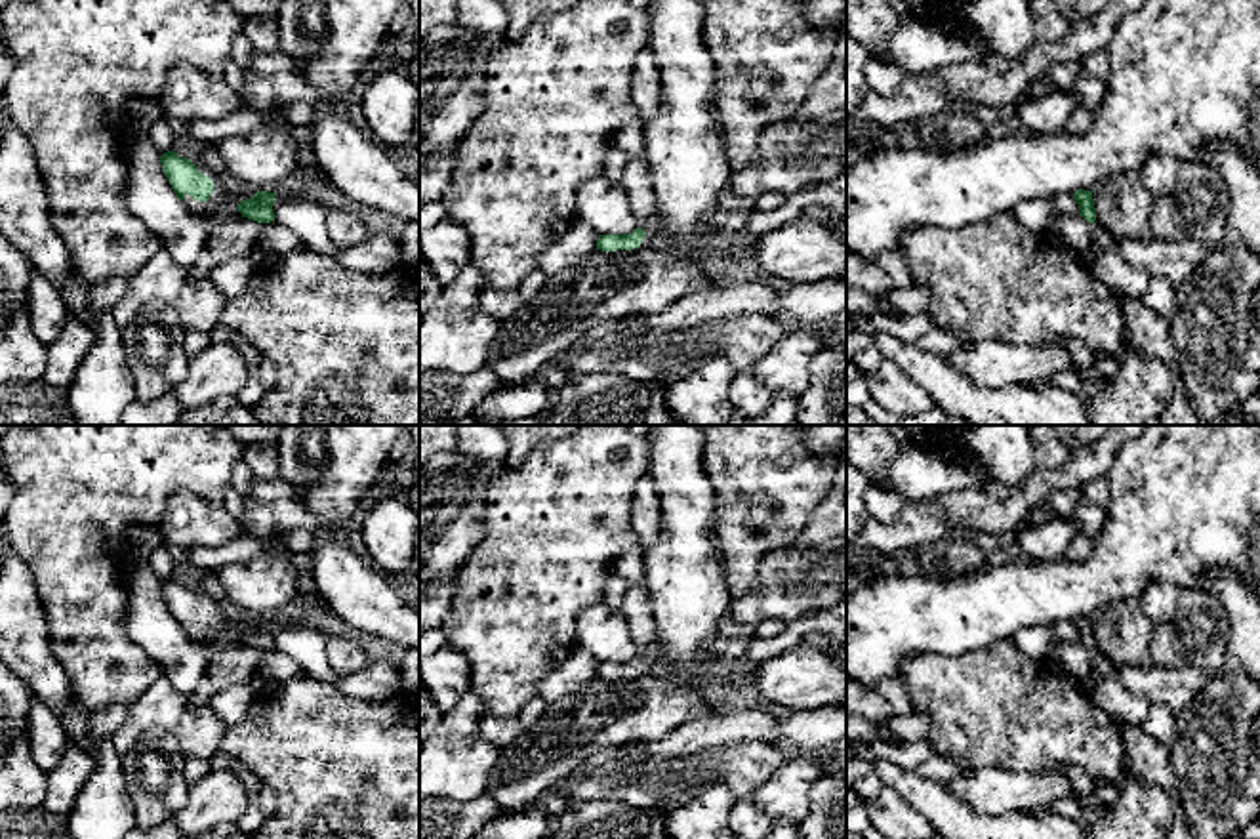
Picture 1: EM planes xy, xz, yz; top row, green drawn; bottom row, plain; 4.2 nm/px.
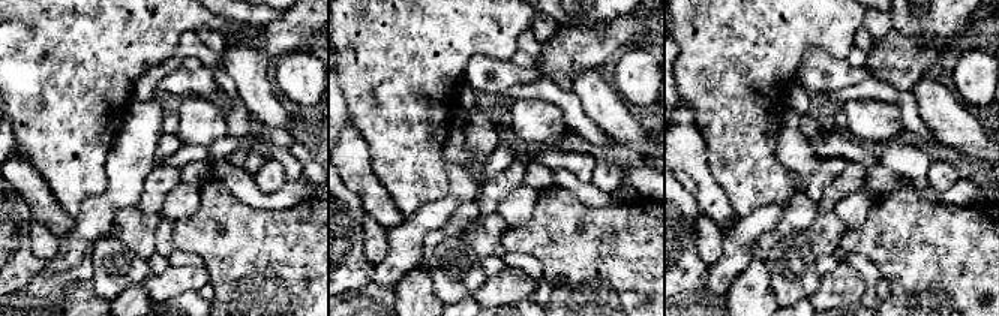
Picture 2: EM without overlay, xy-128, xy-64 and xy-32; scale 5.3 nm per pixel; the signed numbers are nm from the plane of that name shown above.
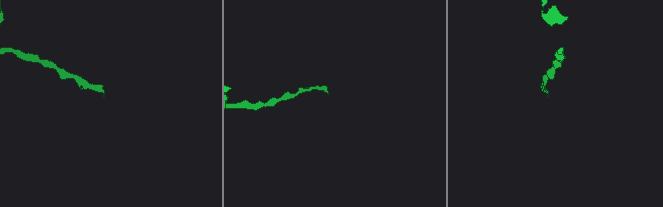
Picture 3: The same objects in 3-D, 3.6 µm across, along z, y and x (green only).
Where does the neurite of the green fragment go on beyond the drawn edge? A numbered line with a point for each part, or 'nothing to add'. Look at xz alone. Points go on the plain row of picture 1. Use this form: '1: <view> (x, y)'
nothing to add

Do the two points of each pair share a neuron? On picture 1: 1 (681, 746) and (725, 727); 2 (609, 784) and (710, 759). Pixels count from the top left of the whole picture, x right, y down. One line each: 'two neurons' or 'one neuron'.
1: one neuron
2: one neuron

